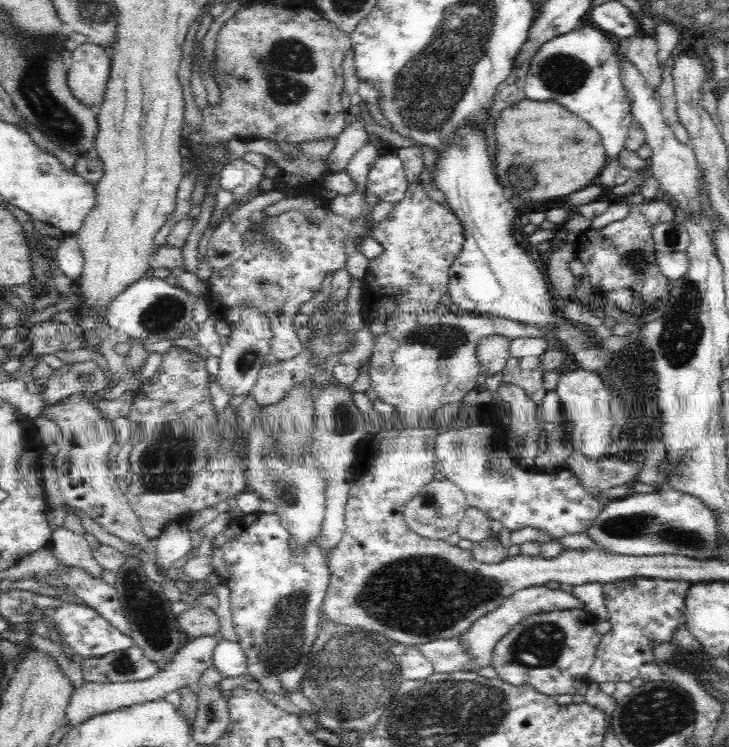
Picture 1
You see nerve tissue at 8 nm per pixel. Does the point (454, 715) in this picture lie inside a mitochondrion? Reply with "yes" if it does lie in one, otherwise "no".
yes

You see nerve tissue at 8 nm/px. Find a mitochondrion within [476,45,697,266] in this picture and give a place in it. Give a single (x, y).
(564, 75)

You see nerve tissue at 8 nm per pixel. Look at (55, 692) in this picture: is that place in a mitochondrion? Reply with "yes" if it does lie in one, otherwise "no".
no

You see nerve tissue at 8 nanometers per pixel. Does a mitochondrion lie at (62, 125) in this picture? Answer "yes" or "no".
yes

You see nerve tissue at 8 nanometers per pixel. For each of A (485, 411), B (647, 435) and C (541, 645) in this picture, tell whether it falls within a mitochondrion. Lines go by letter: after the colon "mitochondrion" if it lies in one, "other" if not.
A: other
B: other
C: mitochondrion

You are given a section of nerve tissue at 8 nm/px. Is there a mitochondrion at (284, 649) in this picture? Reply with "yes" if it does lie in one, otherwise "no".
yes

